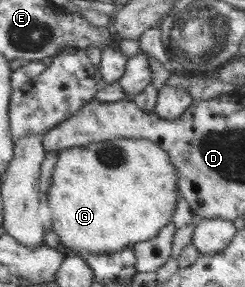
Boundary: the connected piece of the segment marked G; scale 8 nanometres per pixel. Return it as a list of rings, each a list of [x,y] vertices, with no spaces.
[[[120,137],[111,141],[62,149],[47,193],[52,212],[53,230],[61,243],[81,254],[107,254],[133,247],[140,241],[153,239],[163,227],[173,222],[181,197],[176,166],[172,157],[156,142],[148,139]]]

